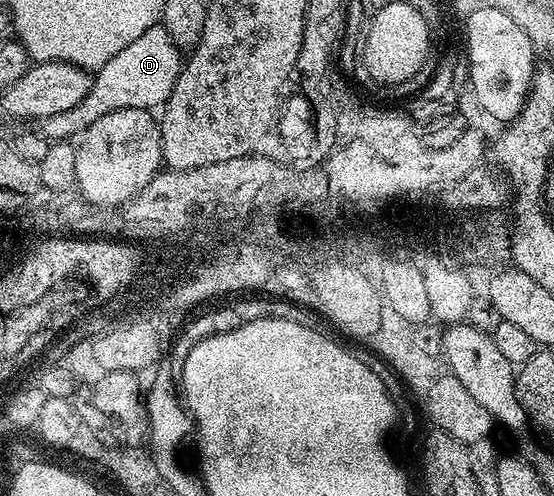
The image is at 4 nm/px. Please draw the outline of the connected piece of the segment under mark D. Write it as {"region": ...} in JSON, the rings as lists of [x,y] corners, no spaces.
{"region":[[[162,25],[146,29],[142,37],[130,41],[126,49],[114,53],[106,65],[95,72],[92,87],[74,105],[74,109],[66,109],[66,113],[54,113],[54,117],[42,120],[42,134],[49,141],[68,141],[83,135],[98,117],[106,117],[106,113],[114,113],[118,109],[149,109],[159,108],[170,97],[174,89],[174,81],[178,81],[178,73],[182,66],[182,52],[174,45],[168,30]]]}

